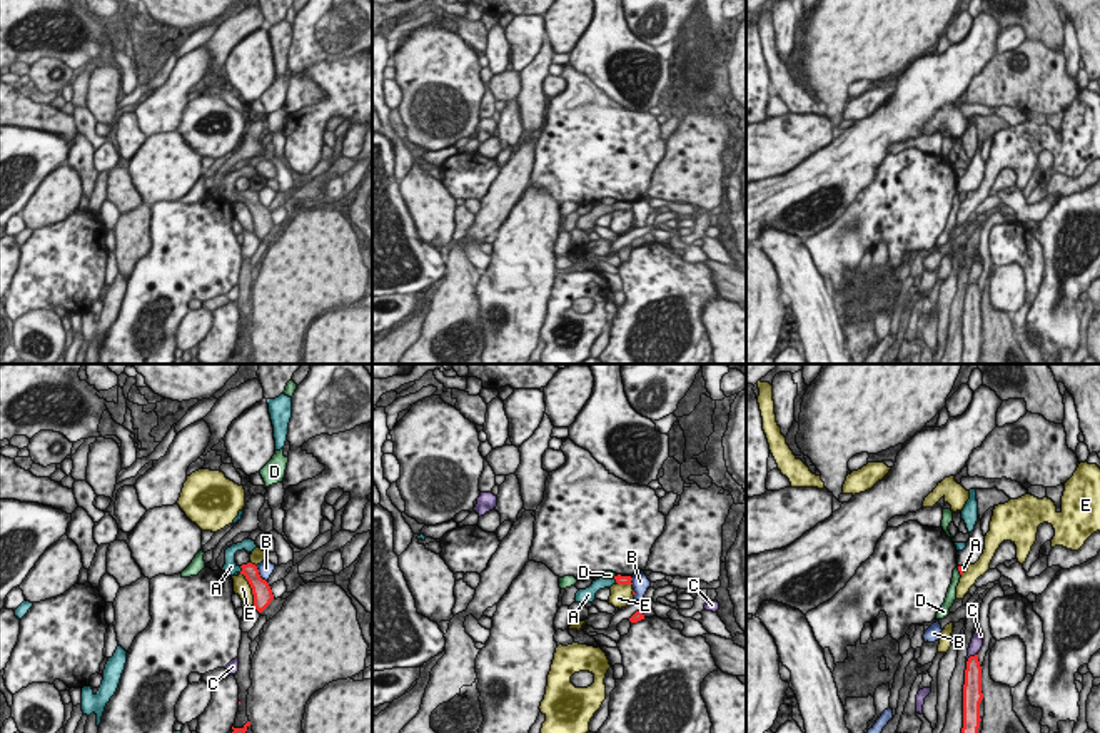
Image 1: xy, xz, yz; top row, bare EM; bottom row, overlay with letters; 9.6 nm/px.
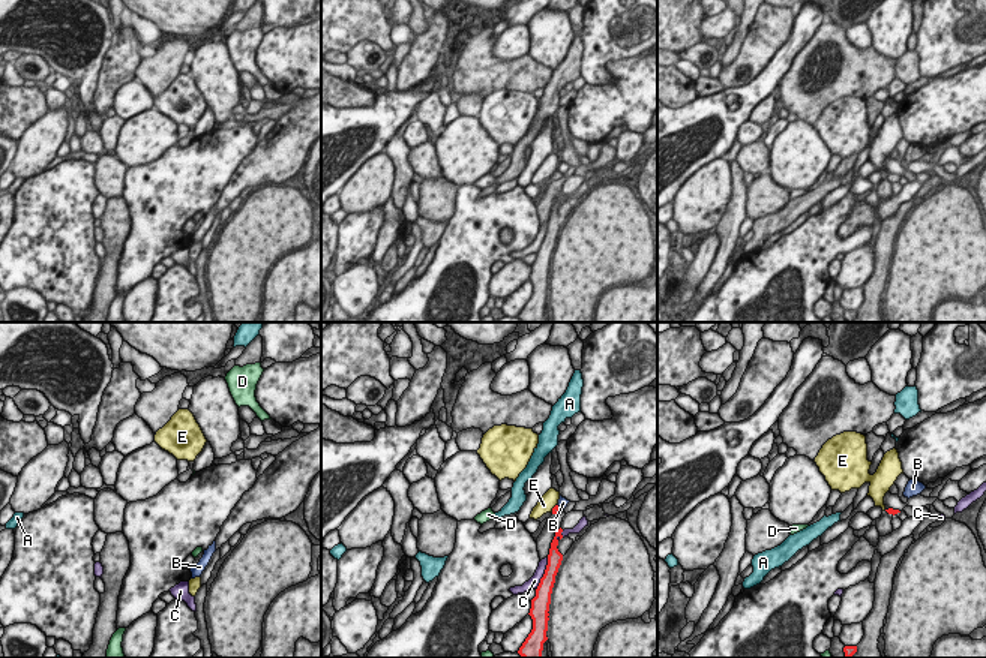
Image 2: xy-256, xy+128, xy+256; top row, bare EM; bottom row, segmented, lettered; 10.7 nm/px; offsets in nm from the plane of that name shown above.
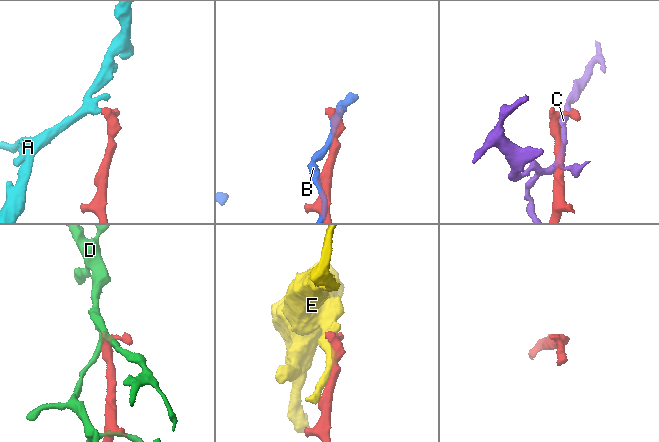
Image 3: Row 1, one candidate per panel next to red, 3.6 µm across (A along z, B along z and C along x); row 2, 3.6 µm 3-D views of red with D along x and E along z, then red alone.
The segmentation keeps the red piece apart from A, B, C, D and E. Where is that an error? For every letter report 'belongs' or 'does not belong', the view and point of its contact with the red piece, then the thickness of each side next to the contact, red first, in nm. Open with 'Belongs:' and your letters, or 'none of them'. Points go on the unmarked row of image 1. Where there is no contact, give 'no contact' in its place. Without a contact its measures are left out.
Belongs: A
A: belongs; meets red in xy at (242, 196); 170 nm thick on the red side, 130 nm on the other
B: does not belong; meets red in xy at (259, 201); 190 nm thick on the red side, 160 nm on the other
C: does not belong; meets red in yz at (970, 283); 160 nm thick on the red side, 130 nm on the other
D: does not belong; meets red in yz at (958, 196); 30 nm thick on the red side, 100 nm on the other
E: does not belong; meets red in xy at (251, 212); 190 nm thick on the red side, 160 nm on the other

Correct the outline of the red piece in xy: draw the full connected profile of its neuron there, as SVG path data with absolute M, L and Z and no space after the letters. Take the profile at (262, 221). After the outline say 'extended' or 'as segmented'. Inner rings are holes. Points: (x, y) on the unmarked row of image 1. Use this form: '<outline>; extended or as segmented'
M244 165L242 169L232 170L225 175L225 190L222 197L229 199L230 202L235 202L237 199L244 200L249 207L254 220L254 234L262 239L270 227L274 225L272 215L265 205L260 204L259 195L255 190L247 189L239 192L235 189L235 179L245 175L247 179L252 179L257 174L255 167Z; extended

